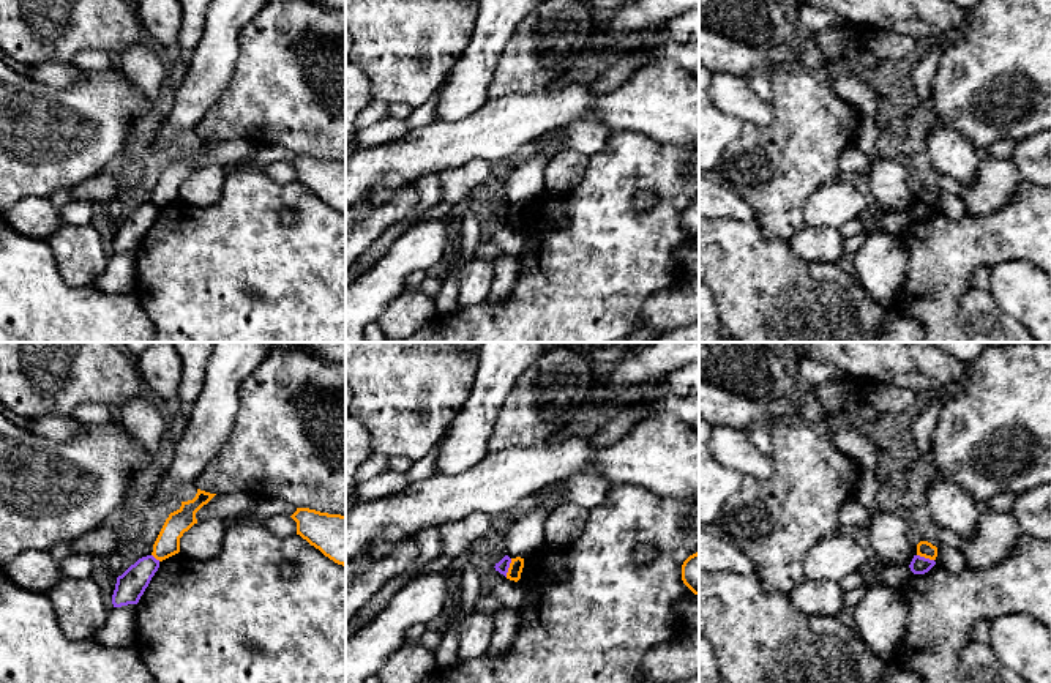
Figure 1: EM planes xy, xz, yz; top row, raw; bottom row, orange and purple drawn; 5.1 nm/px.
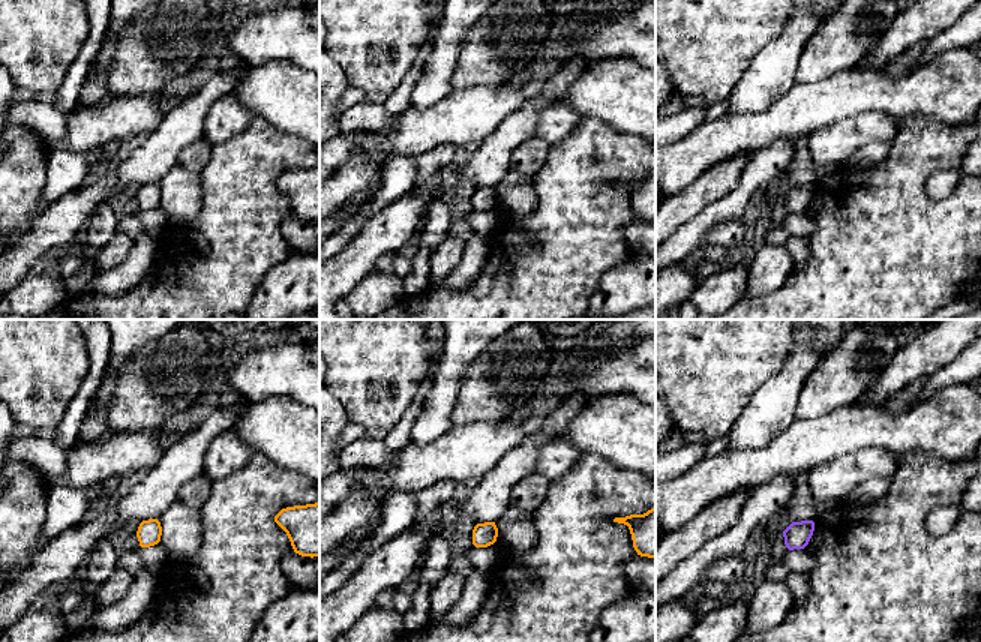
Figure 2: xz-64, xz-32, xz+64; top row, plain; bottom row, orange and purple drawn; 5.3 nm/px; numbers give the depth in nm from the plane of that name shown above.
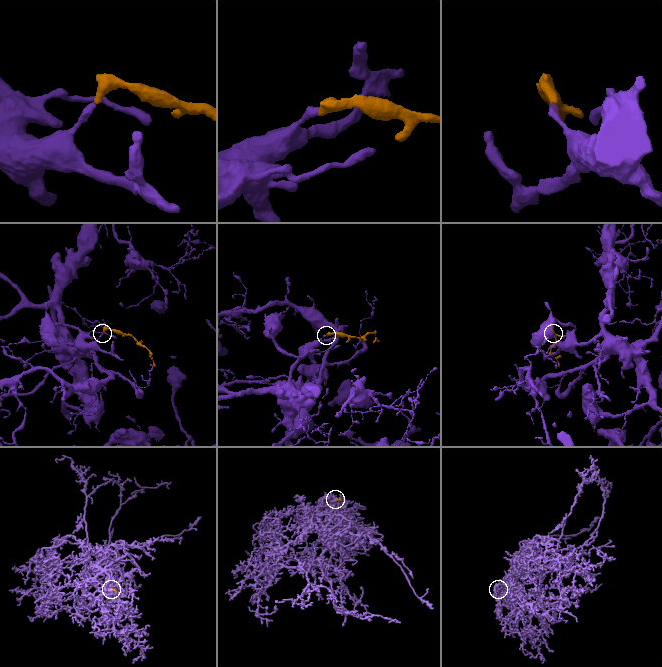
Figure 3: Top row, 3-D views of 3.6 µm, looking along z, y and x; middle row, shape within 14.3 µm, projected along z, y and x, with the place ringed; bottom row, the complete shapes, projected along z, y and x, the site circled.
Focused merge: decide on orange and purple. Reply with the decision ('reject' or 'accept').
reject

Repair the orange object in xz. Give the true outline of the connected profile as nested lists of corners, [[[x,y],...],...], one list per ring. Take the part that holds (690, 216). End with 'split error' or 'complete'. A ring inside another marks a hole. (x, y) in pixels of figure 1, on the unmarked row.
[[[699,199],[683,208],[682,227],[694,241],[699,241]]]; complete

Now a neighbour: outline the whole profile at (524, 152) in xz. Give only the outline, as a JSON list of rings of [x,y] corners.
[[[538,139],[519,147],[516,153],[511,156],[513,166],[522,164],[526,159],[529,159],[532,155],[538,151]]]

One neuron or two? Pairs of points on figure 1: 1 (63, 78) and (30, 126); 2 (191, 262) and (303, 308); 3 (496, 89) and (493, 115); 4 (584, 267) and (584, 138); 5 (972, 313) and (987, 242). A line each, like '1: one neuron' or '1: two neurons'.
1: two neurons
2: one neuron
3: two neurons
4: two neurons
5: two neurons

